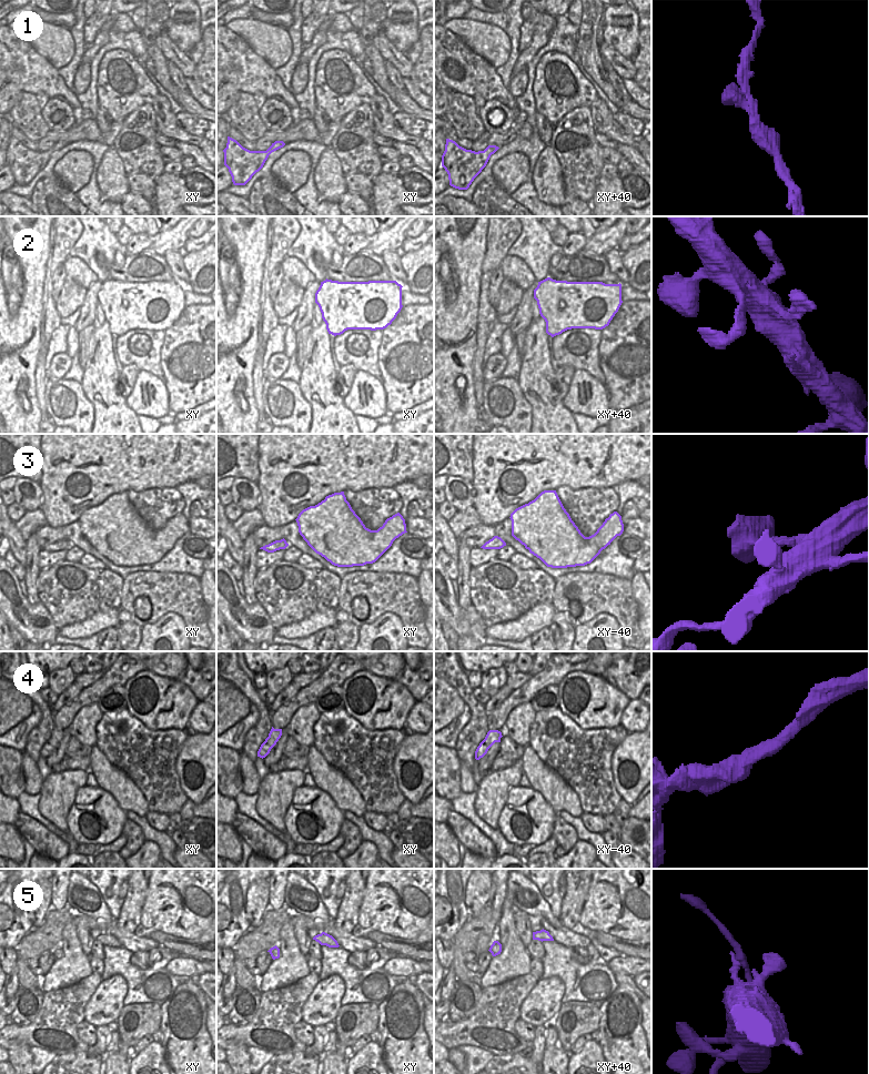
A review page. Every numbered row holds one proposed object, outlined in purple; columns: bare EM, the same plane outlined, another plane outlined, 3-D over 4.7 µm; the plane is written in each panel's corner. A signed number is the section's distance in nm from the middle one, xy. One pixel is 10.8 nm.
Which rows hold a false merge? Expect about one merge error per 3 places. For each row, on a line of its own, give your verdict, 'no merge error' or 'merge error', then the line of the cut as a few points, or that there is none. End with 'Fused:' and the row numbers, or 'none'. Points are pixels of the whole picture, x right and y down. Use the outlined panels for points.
1: no merge error | no cut
2: no merge error | no cut
3: no merge error | no cut
4: no merge error | no cut
5: no merge error | no cut
Fused: none

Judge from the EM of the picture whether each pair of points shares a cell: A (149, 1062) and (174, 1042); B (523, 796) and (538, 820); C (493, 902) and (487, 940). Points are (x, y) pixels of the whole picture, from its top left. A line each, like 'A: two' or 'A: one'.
A: two
B: one
C: one

